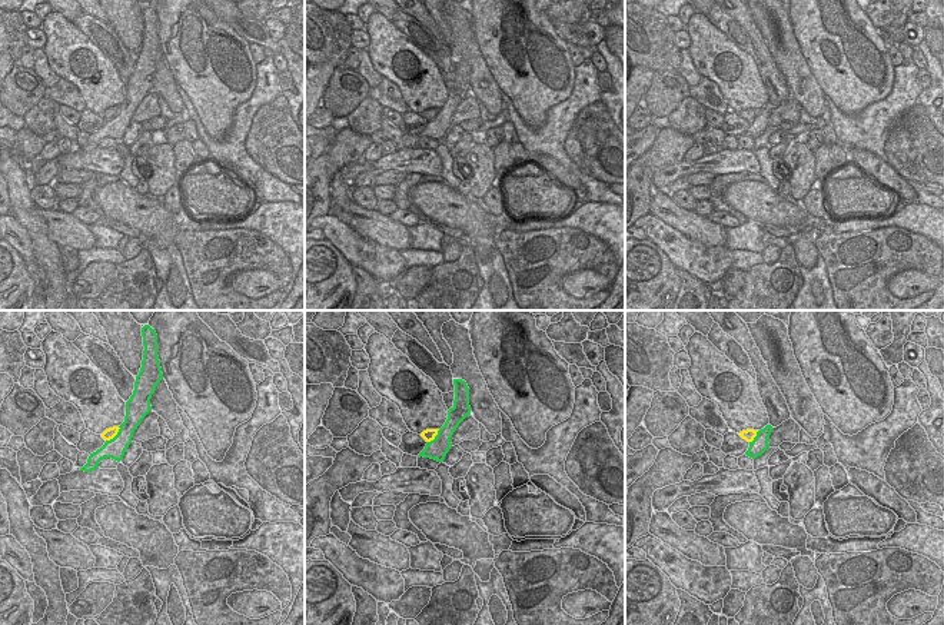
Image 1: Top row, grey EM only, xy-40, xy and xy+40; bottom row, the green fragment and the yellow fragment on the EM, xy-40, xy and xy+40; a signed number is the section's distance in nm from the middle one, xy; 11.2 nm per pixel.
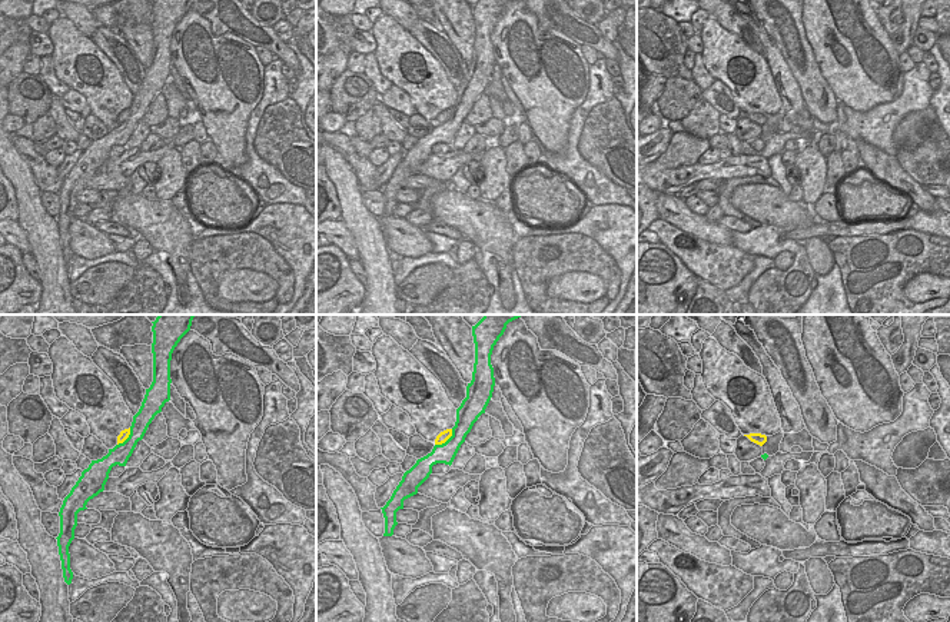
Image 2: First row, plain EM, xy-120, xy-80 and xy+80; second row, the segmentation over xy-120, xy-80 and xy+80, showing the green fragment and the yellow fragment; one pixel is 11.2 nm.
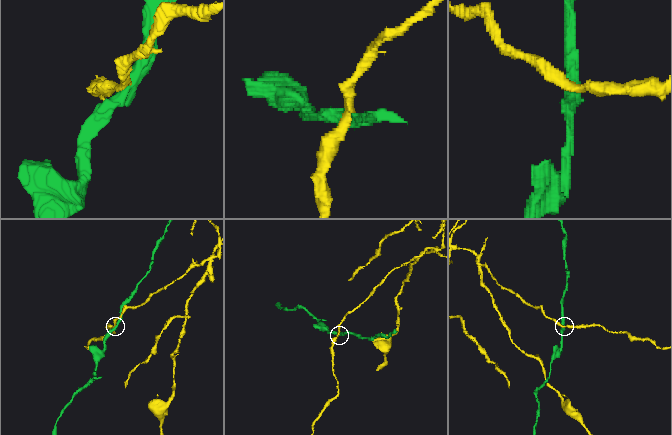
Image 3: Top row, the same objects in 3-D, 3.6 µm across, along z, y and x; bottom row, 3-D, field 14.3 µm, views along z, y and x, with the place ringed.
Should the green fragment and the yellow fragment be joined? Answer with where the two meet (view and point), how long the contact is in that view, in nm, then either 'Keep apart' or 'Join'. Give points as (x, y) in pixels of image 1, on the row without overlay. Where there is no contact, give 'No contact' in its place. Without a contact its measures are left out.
Touches green at xy-40 (116, 115). Shared border 240 nm. Keep apart

